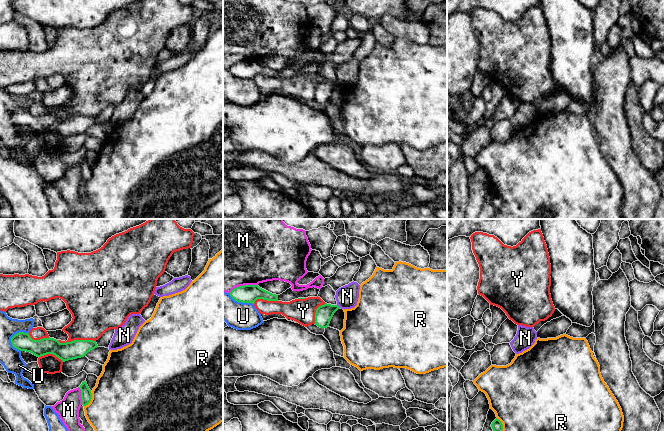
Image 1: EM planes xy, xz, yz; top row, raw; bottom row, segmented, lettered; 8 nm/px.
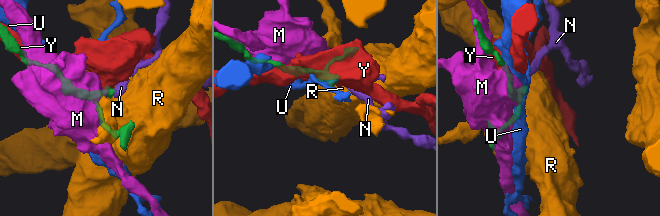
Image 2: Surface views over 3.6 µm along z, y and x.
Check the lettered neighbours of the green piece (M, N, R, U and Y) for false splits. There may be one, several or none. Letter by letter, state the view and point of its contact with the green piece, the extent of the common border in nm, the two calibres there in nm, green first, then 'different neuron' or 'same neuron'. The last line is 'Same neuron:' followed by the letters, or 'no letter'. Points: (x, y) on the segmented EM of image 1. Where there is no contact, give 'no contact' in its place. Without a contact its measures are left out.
M: xz (244, 285) | 240 nm | 140/500 nm | different neuron
N: xz (338, 306) | 40 nm | 140/180 nm | different neuron
R: xy (91, 398) | 140 nm | 90/500 nm | different neuron
U: xy (17, 333) | 180 nm | 150/170 nm | different neuron
Y: xy (76, 340) | 320 nm | 150/340 nm | different neuron
Same neuron: no letter

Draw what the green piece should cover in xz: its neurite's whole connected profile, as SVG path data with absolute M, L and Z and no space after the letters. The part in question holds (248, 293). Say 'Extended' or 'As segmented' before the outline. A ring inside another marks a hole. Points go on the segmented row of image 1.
As segmented. M244 285L234 288L230 296L237 302L254 304L257 299L278 301L278 295L272 294L258 285Z

